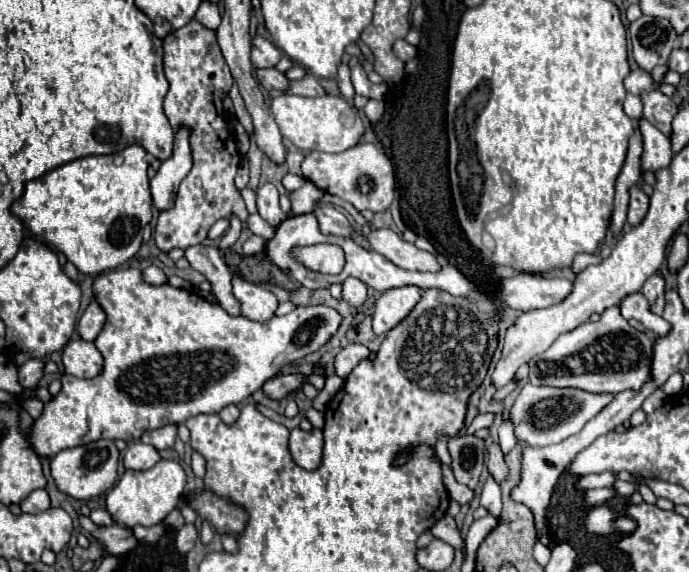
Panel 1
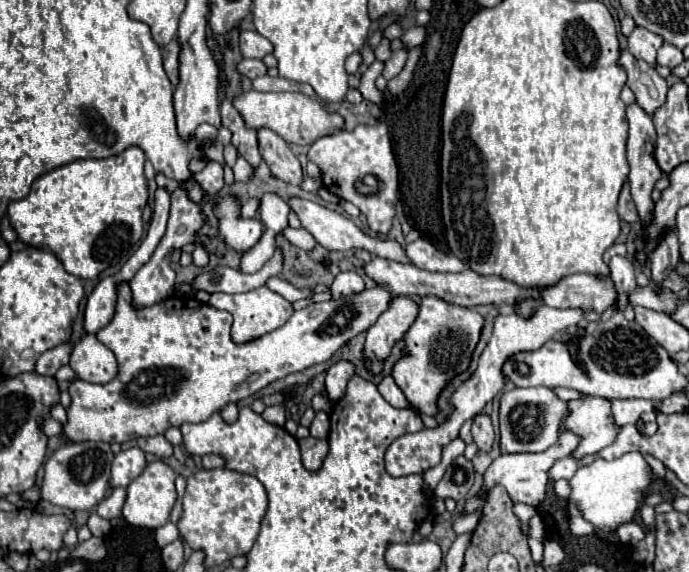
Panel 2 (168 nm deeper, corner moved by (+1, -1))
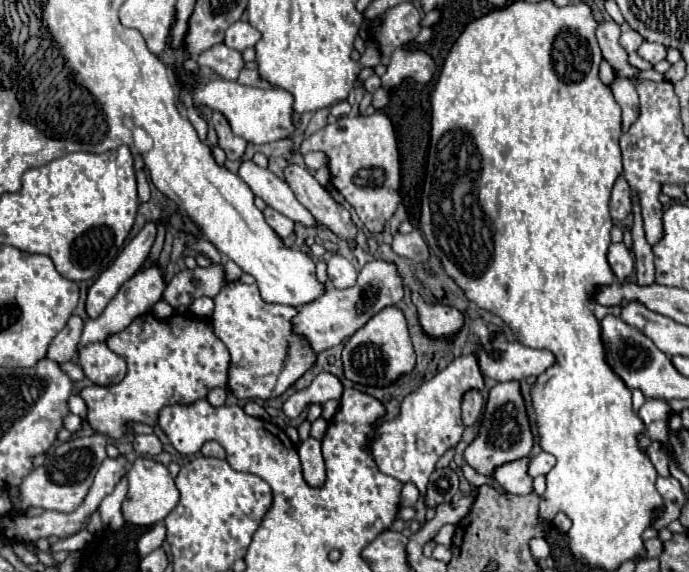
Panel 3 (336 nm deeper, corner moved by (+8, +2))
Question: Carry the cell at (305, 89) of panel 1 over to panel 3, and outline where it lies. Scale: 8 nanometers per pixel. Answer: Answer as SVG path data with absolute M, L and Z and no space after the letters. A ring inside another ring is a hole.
M242 68L240 70L238 82L240 84L246 84L246 86L254 86L254 88L272 88L266 80L260 78L260 74L256 70L248 70L248 68Z

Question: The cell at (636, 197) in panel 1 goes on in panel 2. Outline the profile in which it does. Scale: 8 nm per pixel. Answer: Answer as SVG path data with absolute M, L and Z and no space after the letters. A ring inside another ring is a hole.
M625 183L623 189L621 189L621 195L619 195L619 205L617 205L617 213L623 221L631 223L631 225L637 225L639 223L639 213L637 213L637 207L633 203L633 197L629 193L629 185Z

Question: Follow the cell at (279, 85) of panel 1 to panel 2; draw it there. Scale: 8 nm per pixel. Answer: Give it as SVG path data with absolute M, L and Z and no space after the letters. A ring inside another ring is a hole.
M241 59L241 63L239 63L239 73L253 81L255 77L267 75L267 67L265 67L265 63L259 61L259 59Z

